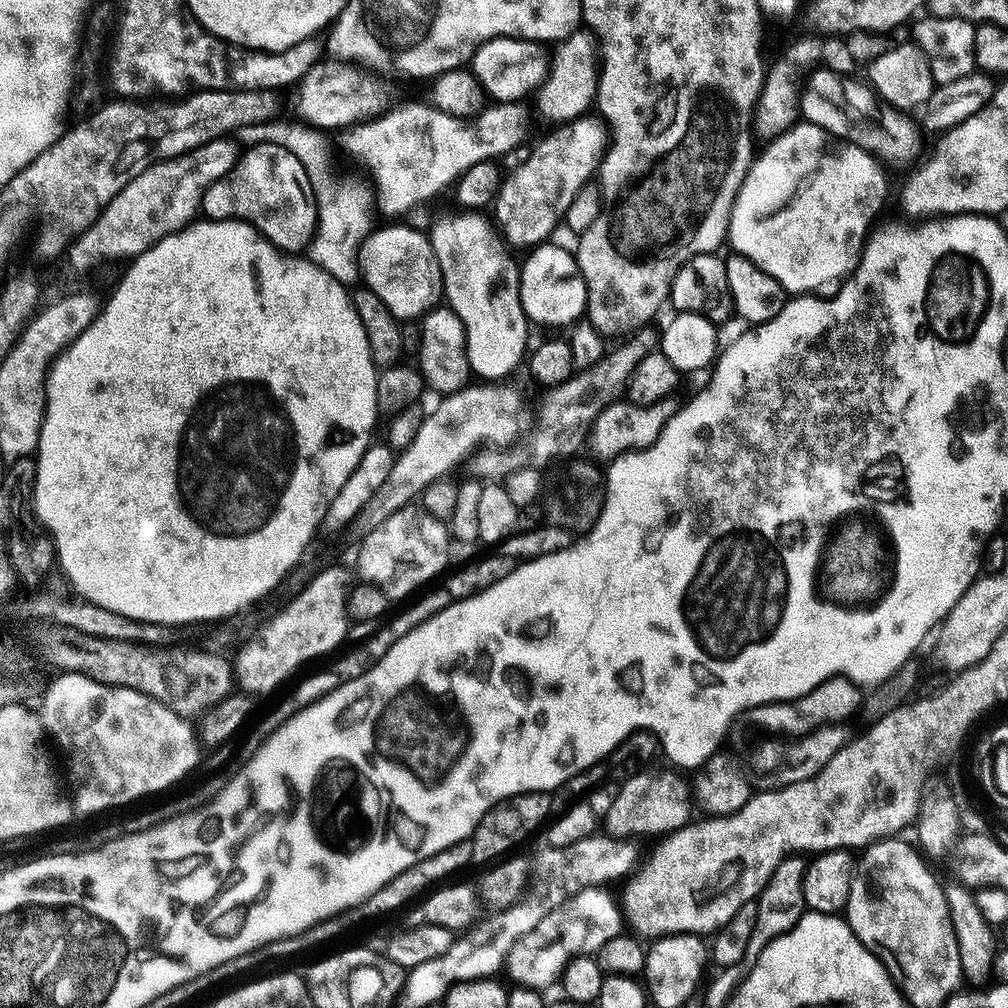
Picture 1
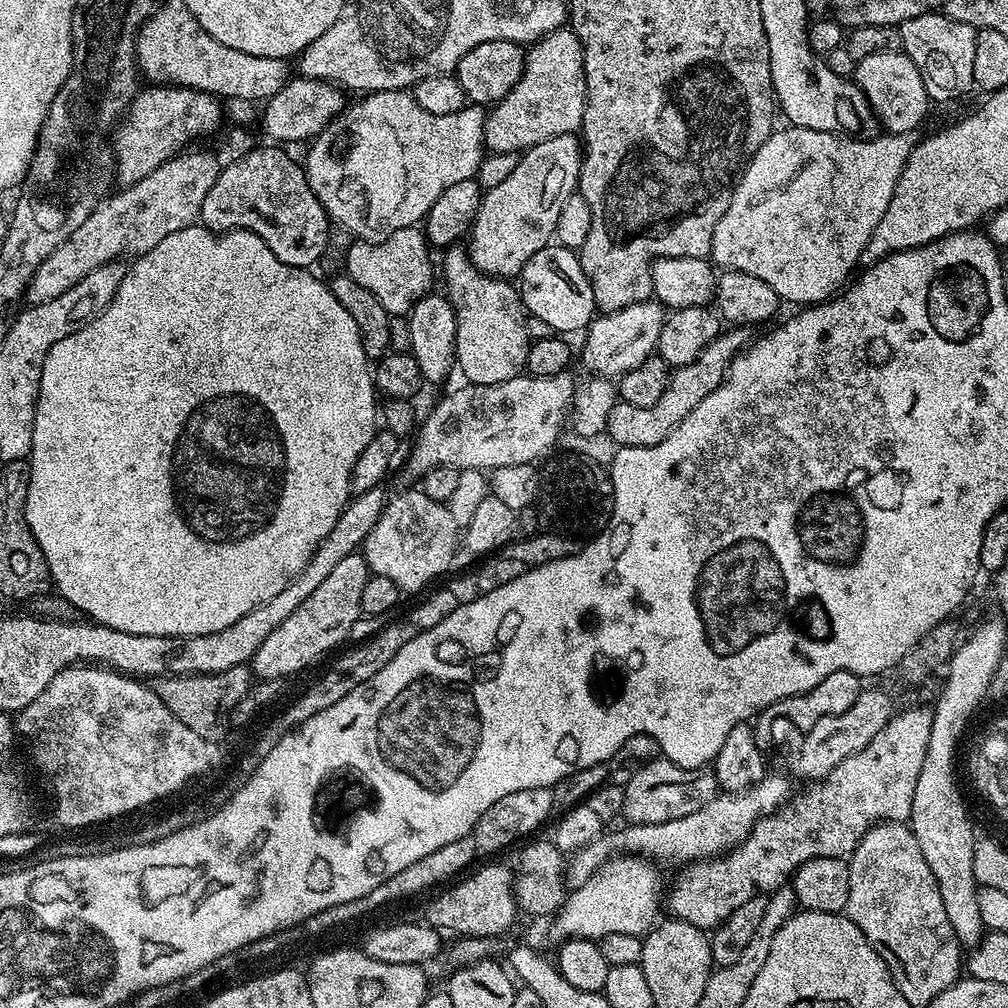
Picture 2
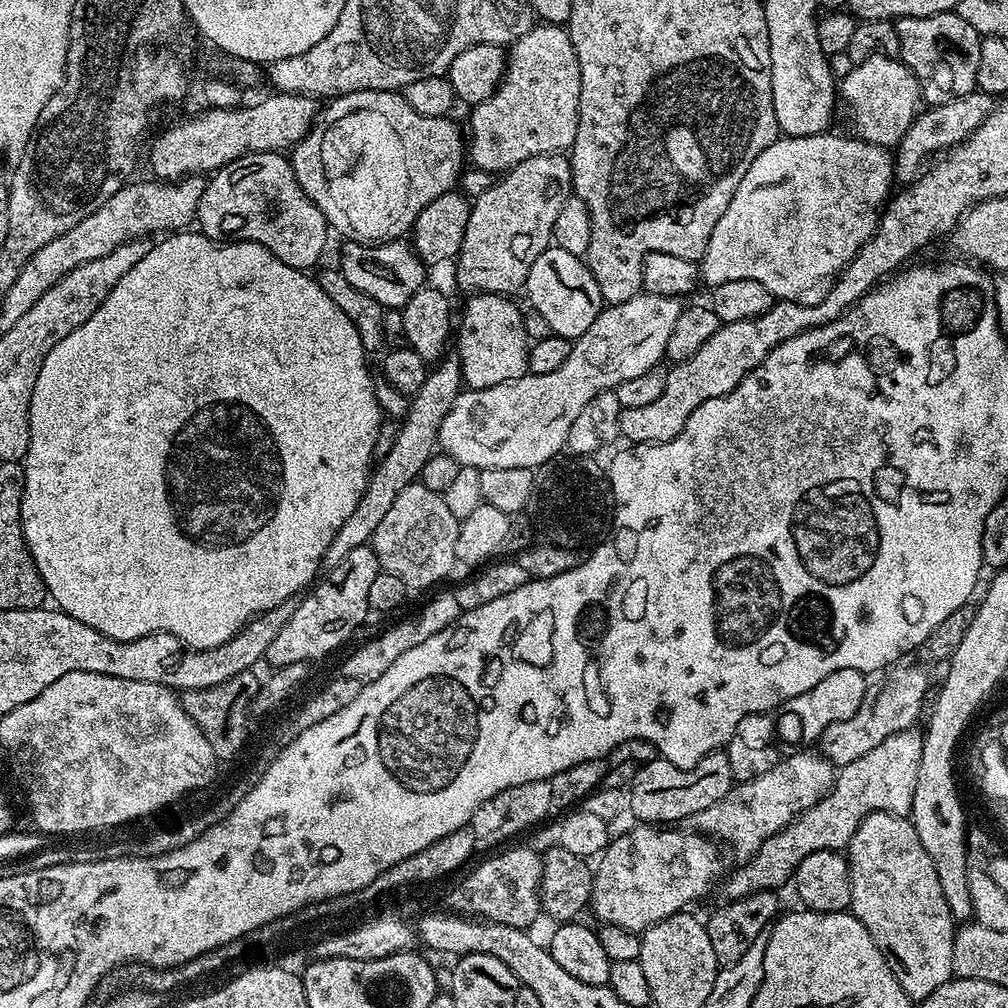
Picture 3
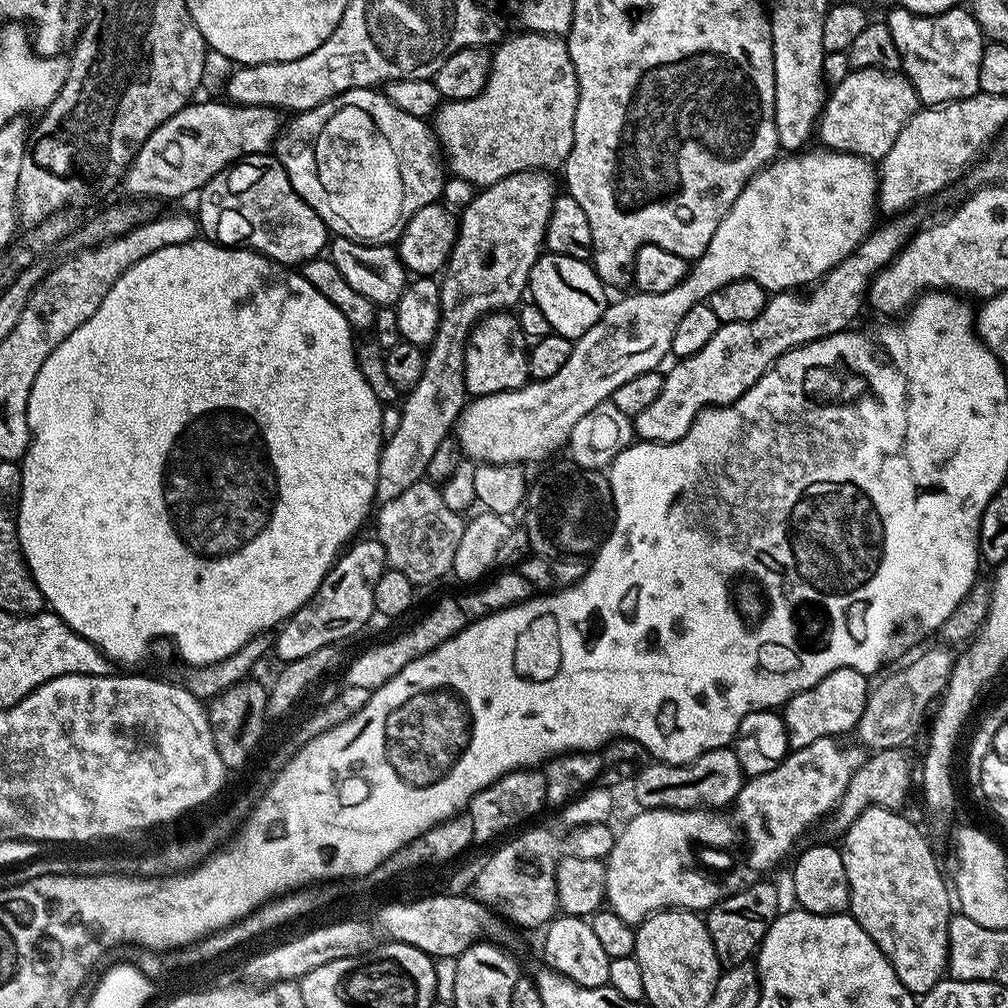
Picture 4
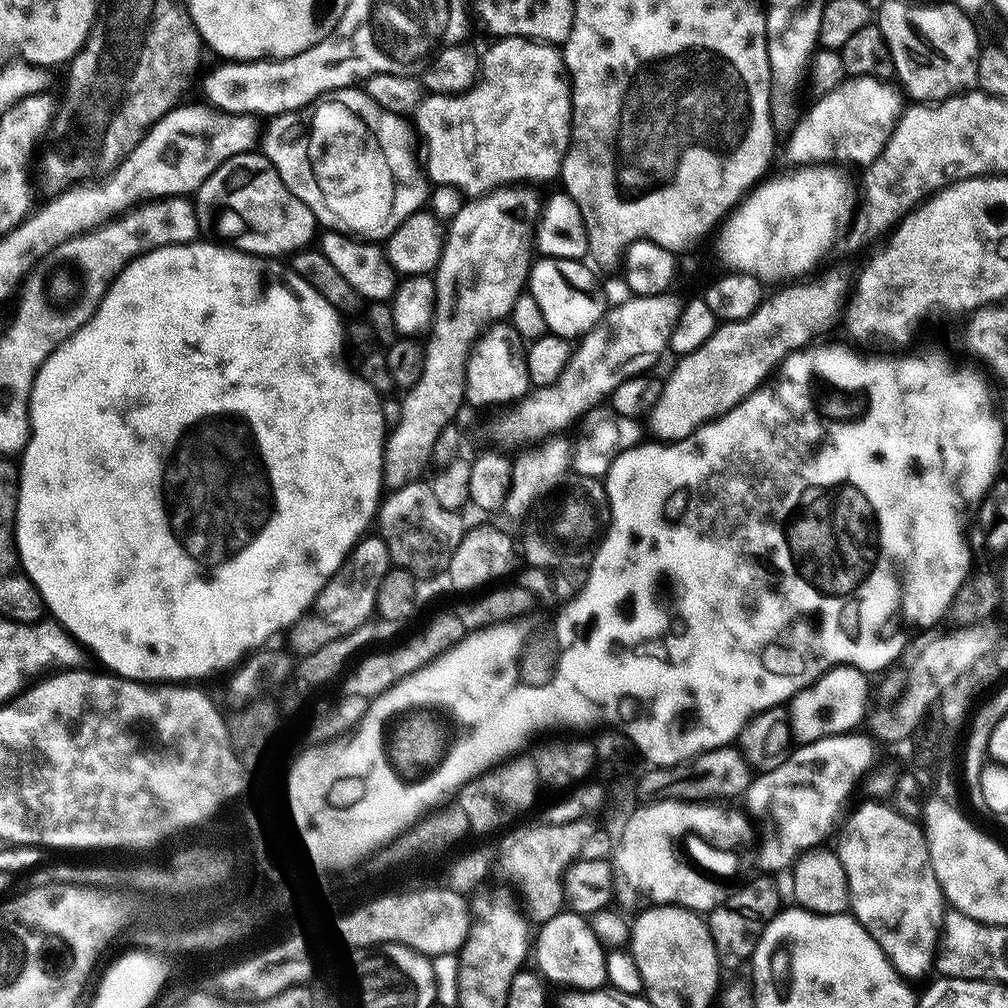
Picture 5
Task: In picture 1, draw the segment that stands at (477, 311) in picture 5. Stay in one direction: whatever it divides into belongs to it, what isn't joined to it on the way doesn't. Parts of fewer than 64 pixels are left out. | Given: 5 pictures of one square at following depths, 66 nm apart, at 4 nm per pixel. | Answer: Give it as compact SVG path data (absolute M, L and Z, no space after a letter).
M585 114L553 127L553 132L533 147L530 158L503 177L494 201L494 224L505 245L531 250L545 243L556 223L563 221L565 210L574 202L574 194L591 181L588 180L591 176L593 179L597 175L610 132L599 119L590 117Z

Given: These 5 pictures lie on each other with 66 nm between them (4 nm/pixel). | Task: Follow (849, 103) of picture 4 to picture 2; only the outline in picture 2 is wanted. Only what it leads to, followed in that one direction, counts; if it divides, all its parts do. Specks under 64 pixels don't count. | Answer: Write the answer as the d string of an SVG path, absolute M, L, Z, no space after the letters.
M887 52L886 54L870 54L870 58L862 58L856 65L854 73L854 82L860 87L861 93L868 99L868 106L876 113L876 119L881 125L884 124L889 133L914 131L921 127L924 115L928 112L930 101L928 91L924 85L922 74L918 70L918 66L914 66L914 62L904 53Z

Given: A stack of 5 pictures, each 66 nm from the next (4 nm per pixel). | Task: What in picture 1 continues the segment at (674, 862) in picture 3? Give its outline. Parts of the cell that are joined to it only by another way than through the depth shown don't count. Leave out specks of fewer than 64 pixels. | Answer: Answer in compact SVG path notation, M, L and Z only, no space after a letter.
M590 887L560 903L538 922L530 934L523 935L514 944L505 960L505 973L519 987L546 990L564 973L573 956L593 955L610 938L621 935L624 919L621 905L605 887Z

